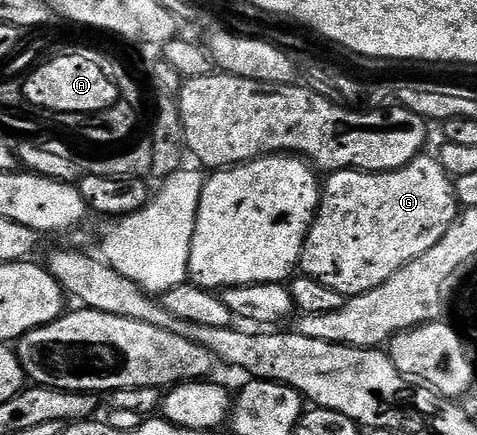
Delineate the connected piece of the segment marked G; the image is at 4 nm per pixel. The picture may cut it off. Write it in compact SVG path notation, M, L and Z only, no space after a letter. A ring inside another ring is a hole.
M421 153L414 161L397 171L346 171L331 172L323 180L320 193L320 207L308 236L304 238L304 248L300 254L299 270L342 293L345 297L361 295L370 289L378 289L402 265L422 257L426 249L434 249L438 241L450 229L458 214L456 184L452 176L442 169L435 154Z

